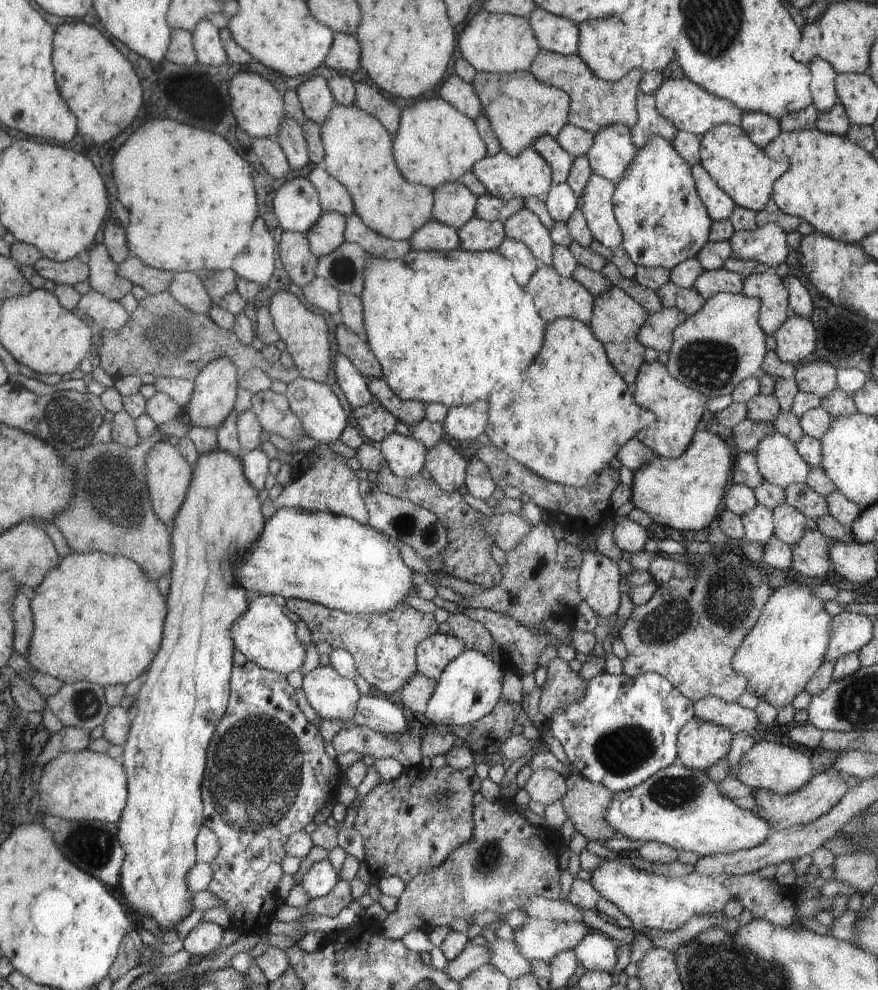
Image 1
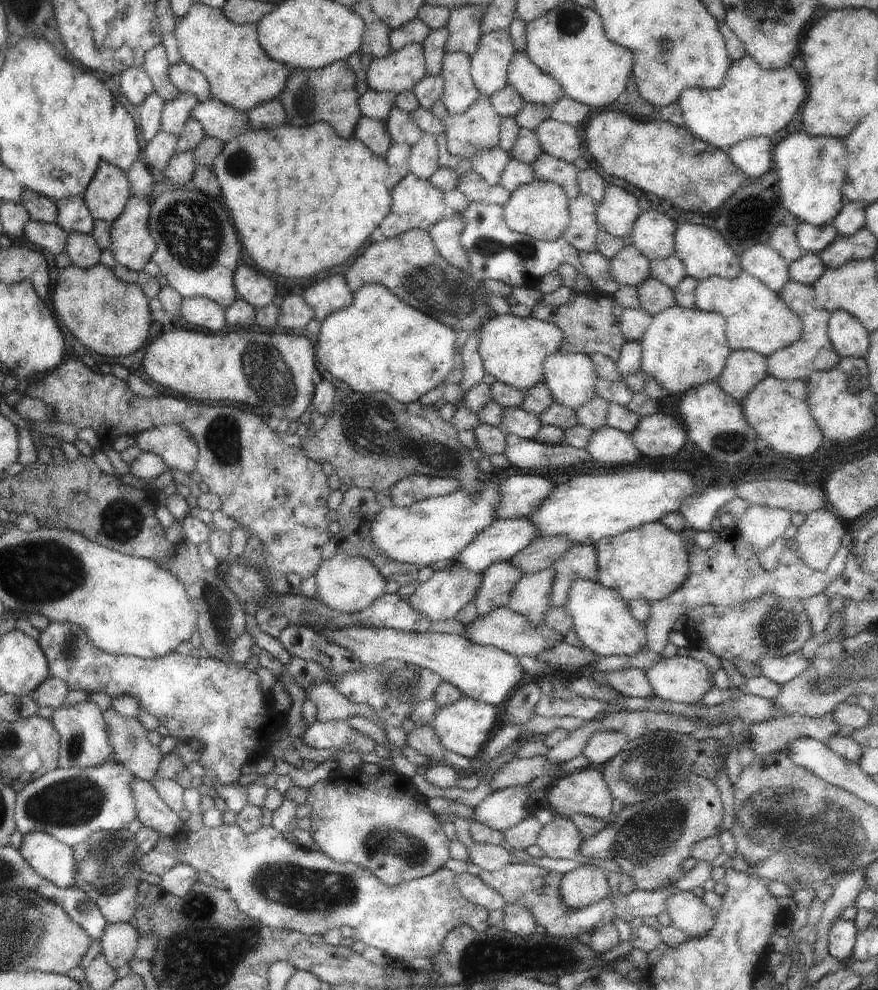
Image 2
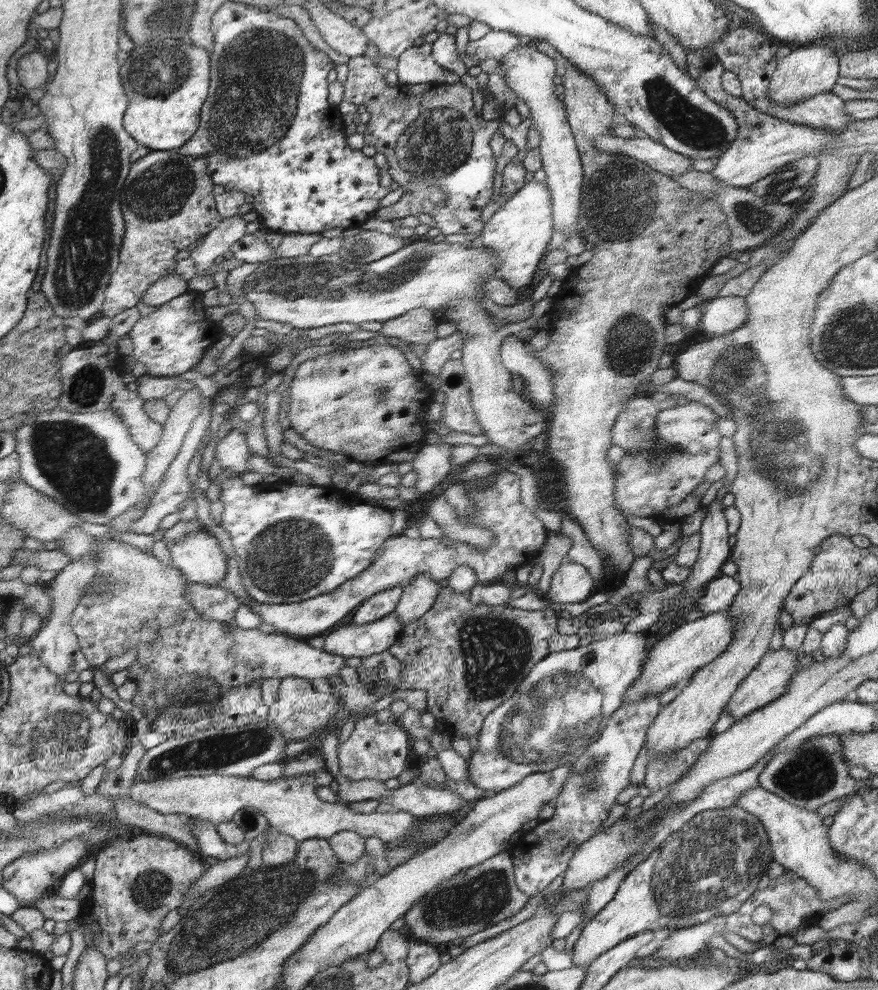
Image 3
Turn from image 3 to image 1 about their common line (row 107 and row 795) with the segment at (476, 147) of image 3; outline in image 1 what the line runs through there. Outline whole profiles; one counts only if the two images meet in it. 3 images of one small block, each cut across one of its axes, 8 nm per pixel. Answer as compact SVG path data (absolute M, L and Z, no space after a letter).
M418 765L404 768L398 778L374 786L362 800L354 802L356 804L354 828L362 836L364 862L369 872L375 879L398 877L407 883L422 872L438 868L453 851L473 838L475 831L473 799L481 784L481 779L476 775L473 766L458 770L450 765L442 768L424 768Z

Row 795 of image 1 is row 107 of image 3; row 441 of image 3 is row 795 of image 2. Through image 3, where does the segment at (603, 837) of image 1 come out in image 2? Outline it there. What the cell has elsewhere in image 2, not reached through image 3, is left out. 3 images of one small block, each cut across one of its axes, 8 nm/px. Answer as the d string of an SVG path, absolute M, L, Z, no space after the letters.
M587 766L575 773L569 772L567 775L556 779L556 784L548 790L547 800L550 808L554 810L556 816L573 817L574 815L588 815L594 818L610 821L612 814L612 790L605 780L603 766Z

